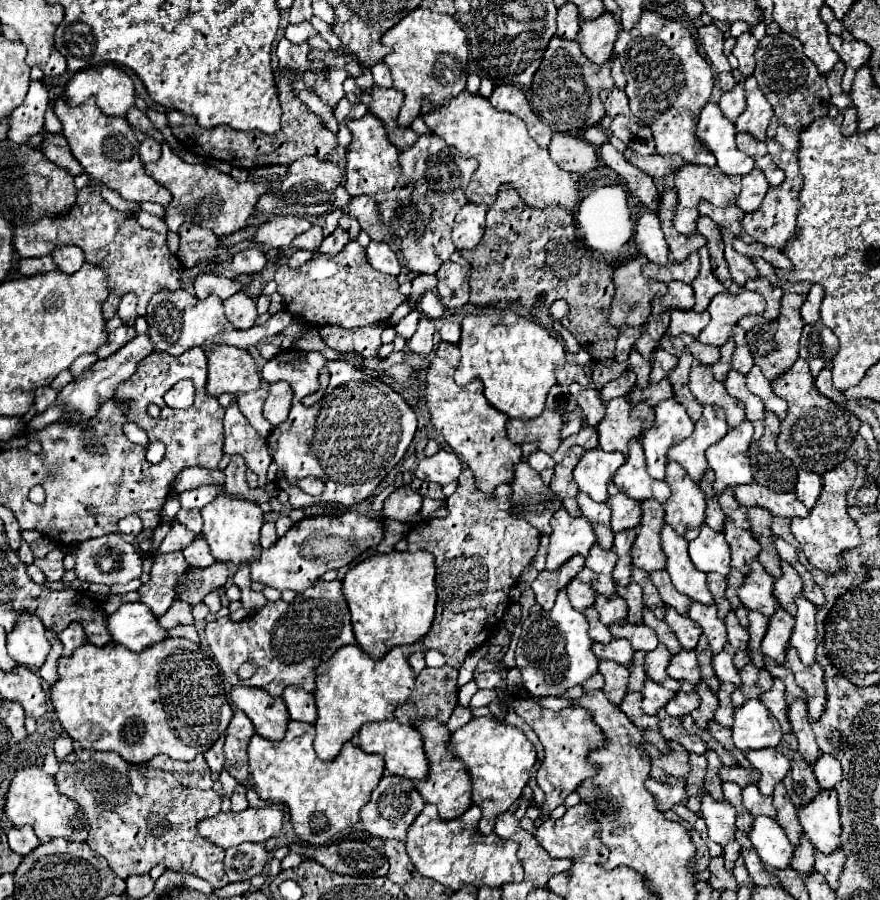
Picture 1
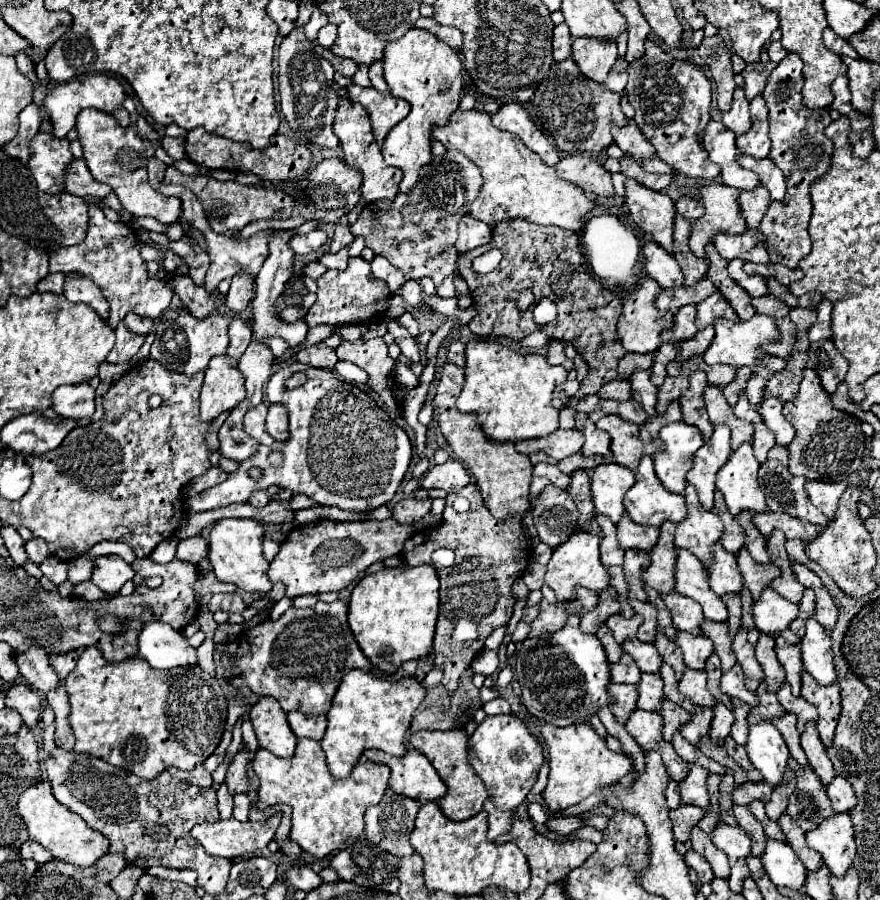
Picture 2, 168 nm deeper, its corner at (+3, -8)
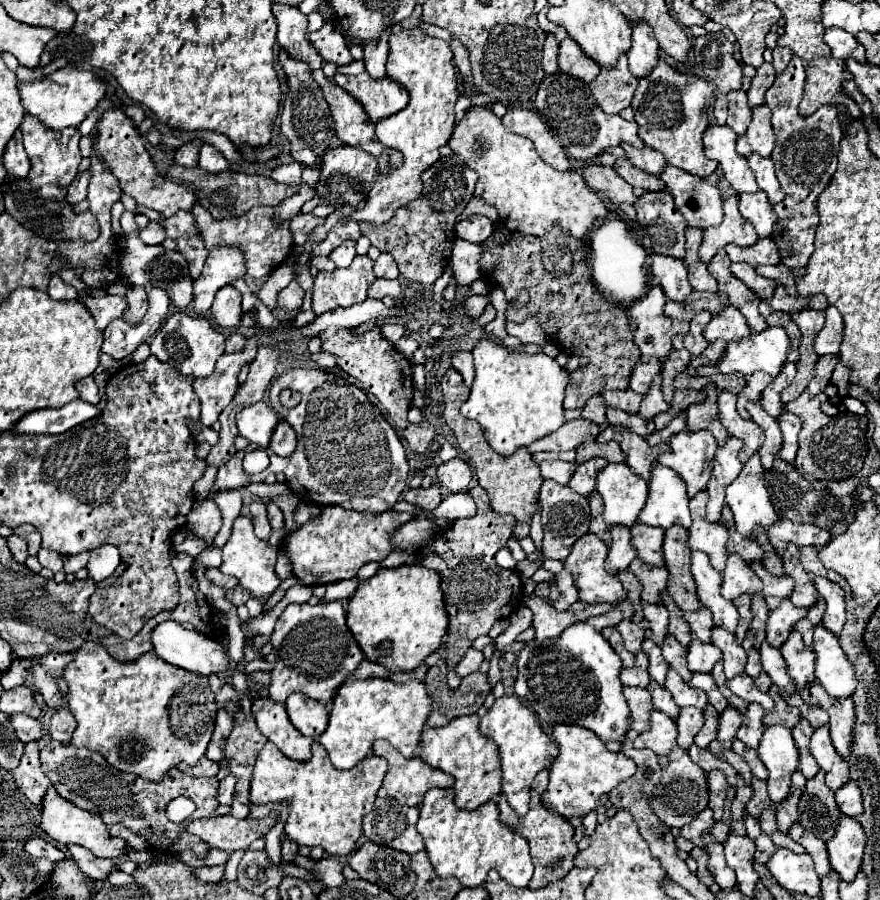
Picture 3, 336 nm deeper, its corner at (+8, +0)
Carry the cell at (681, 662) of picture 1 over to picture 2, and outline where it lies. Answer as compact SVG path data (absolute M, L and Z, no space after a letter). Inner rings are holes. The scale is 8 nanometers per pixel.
M687 669L683 679L679 681L679 691L691 699L695 705L705 705L711 707L715 705L715 697L707 691L707 673L705 671L695 671L695 669Z

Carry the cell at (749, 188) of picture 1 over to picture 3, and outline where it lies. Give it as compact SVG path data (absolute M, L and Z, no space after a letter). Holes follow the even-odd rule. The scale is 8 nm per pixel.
M764 191L742 193L740 195L740 213L746 221L750 221L758 233L758 237L768 237L772 233L772 225L776 215L772 213L772 205Z

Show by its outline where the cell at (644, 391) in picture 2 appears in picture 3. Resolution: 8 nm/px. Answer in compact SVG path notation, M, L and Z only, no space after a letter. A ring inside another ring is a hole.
M652 381L648 393L644 395L644 399L642 399L642 403L640 403L638 413L640 413L644 419L648 419L648 417L654 417L656 413L666 411L666 409L668 409L668 403L664 401L660 387L654 387L654 381Z

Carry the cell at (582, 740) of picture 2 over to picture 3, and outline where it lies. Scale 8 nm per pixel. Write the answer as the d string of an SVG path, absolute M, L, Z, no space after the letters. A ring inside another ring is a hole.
M556 725L552 729L552 739L558 745L558 757L550 767L550 783L548 789L542 793L542 803L546 809L562 815L562 817L584 817L586 813L594 811L598 805L598 797L608 793L620 781L628 779L636 773L636 763L622 753L608 751L600 737L590 729L576 727L576 725Z

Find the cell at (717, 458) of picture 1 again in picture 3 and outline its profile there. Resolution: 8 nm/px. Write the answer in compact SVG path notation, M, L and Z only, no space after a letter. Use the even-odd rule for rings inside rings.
M754 453L744 463L740 475L726 487L726 503L734 513L736 531L740 531L744 537L752 537L756 525L768 527L778 521L764 487L762 473L764 469L760 465L760 457Z

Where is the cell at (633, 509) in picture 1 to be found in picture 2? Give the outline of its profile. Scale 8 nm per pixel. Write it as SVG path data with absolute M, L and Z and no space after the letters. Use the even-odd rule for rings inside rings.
M625 513L621 523L617 525L617 537L623 549L641 549L649 553L649 549L653 549L653 545L657 543L657 527L637 525Z

